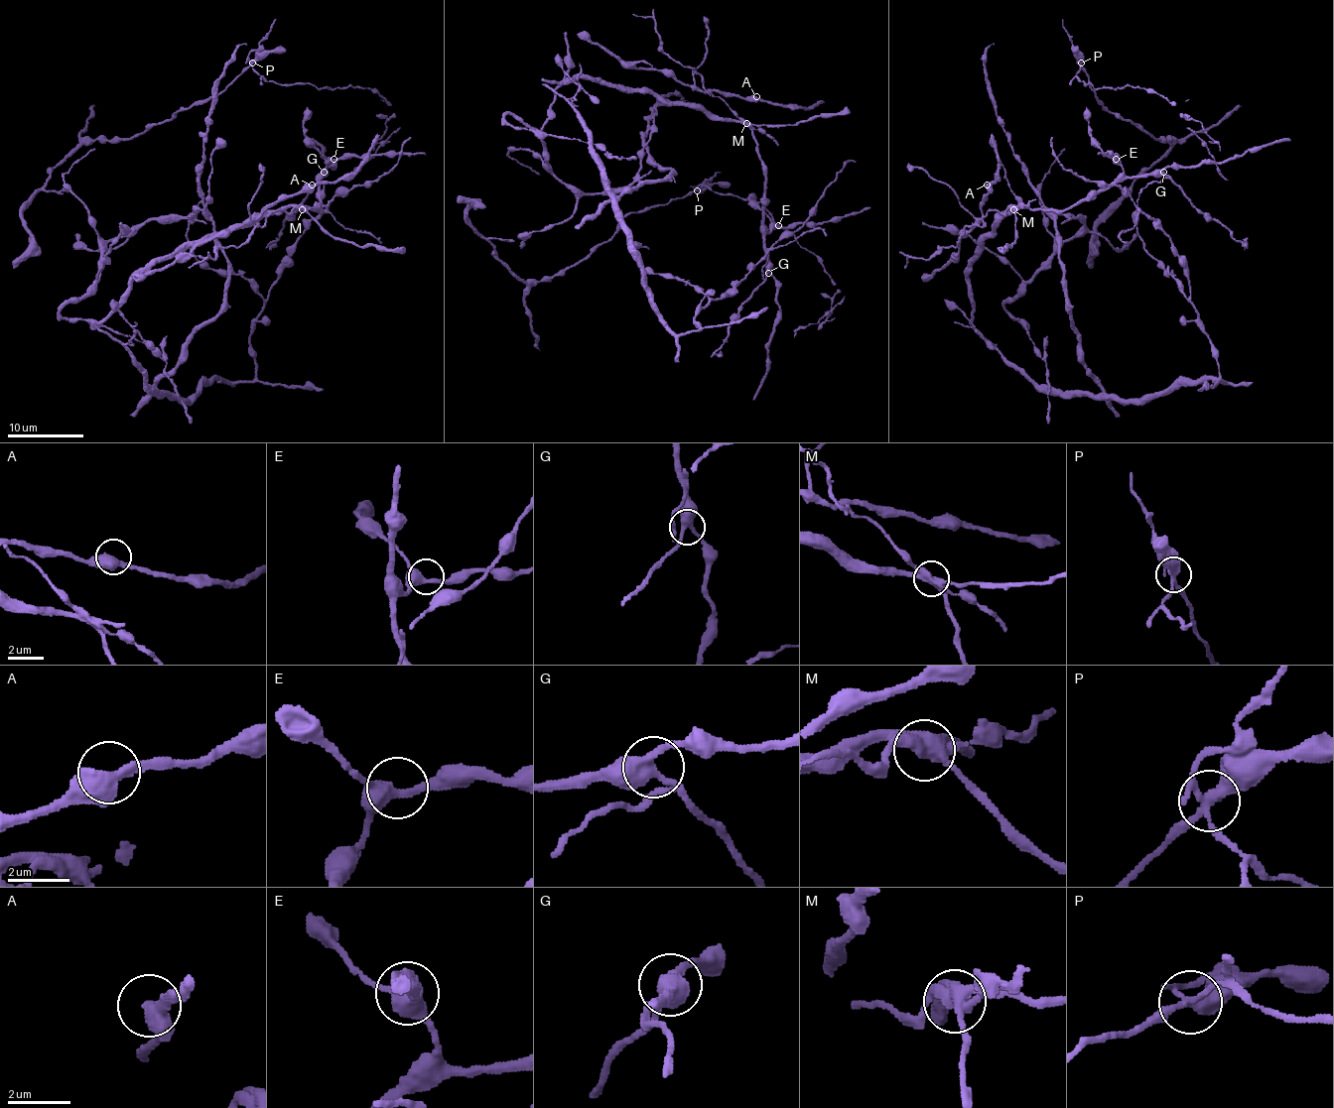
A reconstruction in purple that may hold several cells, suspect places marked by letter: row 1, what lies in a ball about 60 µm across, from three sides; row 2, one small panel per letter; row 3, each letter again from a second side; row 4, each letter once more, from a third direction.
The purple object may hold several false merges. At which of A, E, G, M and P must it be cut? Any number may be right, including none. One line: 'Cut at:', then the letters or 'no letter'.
Cut at: M, P

